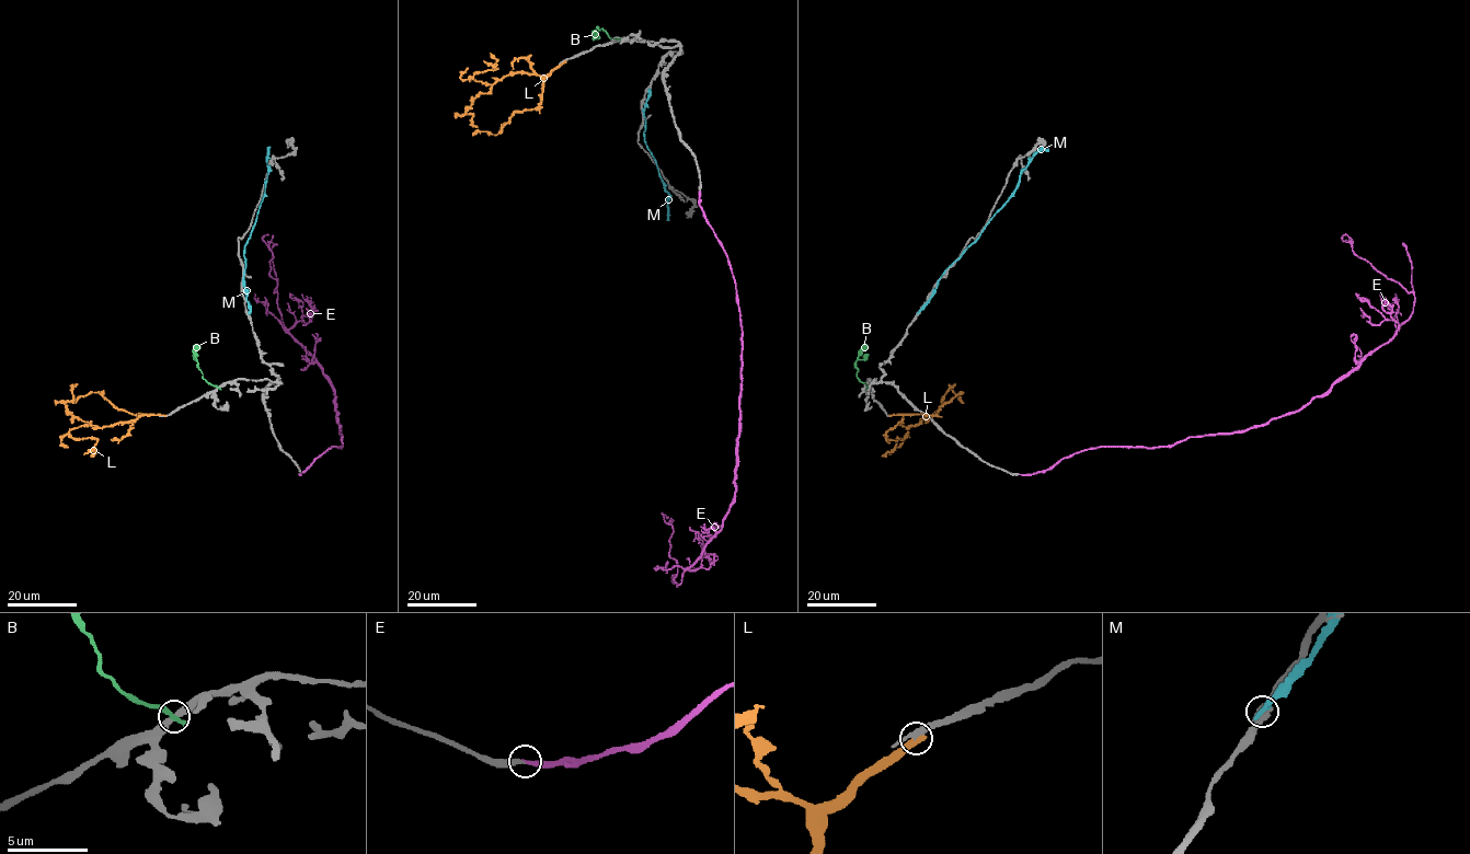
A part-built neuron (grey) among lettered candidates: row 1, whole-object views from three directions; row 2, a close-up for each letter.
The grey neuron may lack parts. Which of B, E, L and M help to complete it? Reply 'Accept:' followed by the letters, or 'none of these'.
Accept: E

